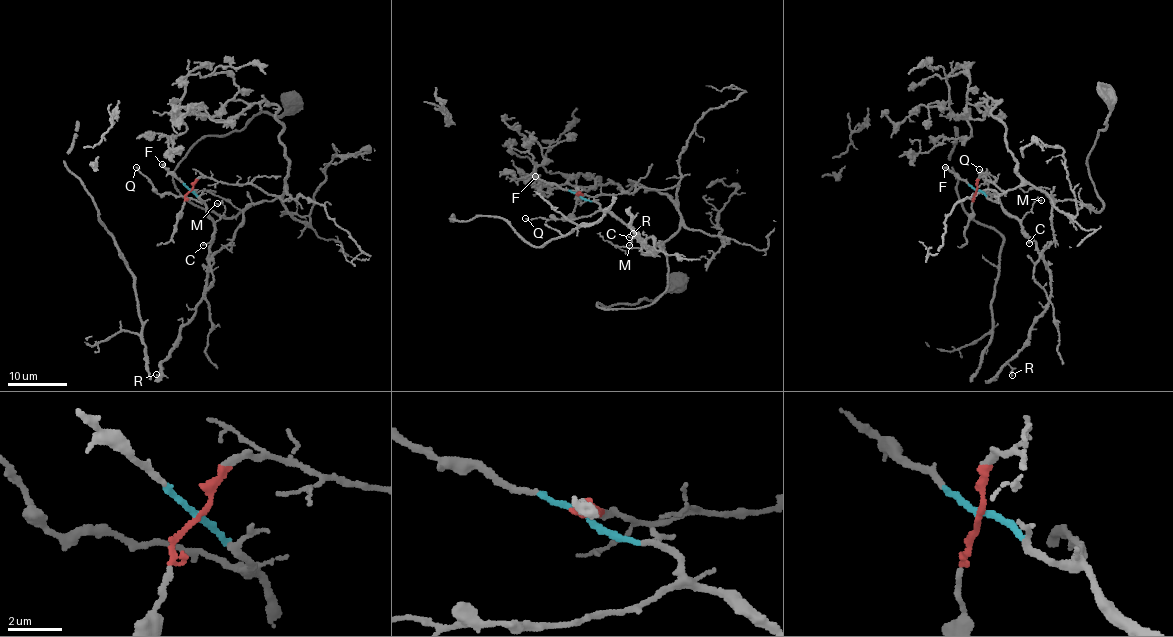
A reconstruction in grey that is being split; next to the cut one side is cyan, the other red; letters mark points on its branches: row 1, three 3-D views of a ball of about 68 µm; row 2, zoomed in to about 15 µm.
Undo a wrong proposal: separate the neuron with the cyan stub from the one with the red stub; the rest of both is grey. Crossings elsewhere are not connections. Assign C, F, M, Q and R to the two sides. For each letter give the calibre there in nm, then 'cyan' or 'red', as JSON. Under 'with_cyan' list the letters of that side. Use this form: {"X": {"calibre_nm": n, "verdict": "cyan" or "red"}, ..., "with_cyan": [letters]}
{"C": {"calibre_nm": 140, "verdict": "cyan"}, "F": {"calibre_nm": 320, "verdict": "cyan"}, "M": {"calibre_nm": 110, "verdict": "cyan"}, "Q": {"calibre_nm": 180, "verdict": "cyan"}, "R": {"calibre_nm": 140, "verdict": "cyan"}, "with_cyan": ["C", "F", "M", "Q", "R"]}

